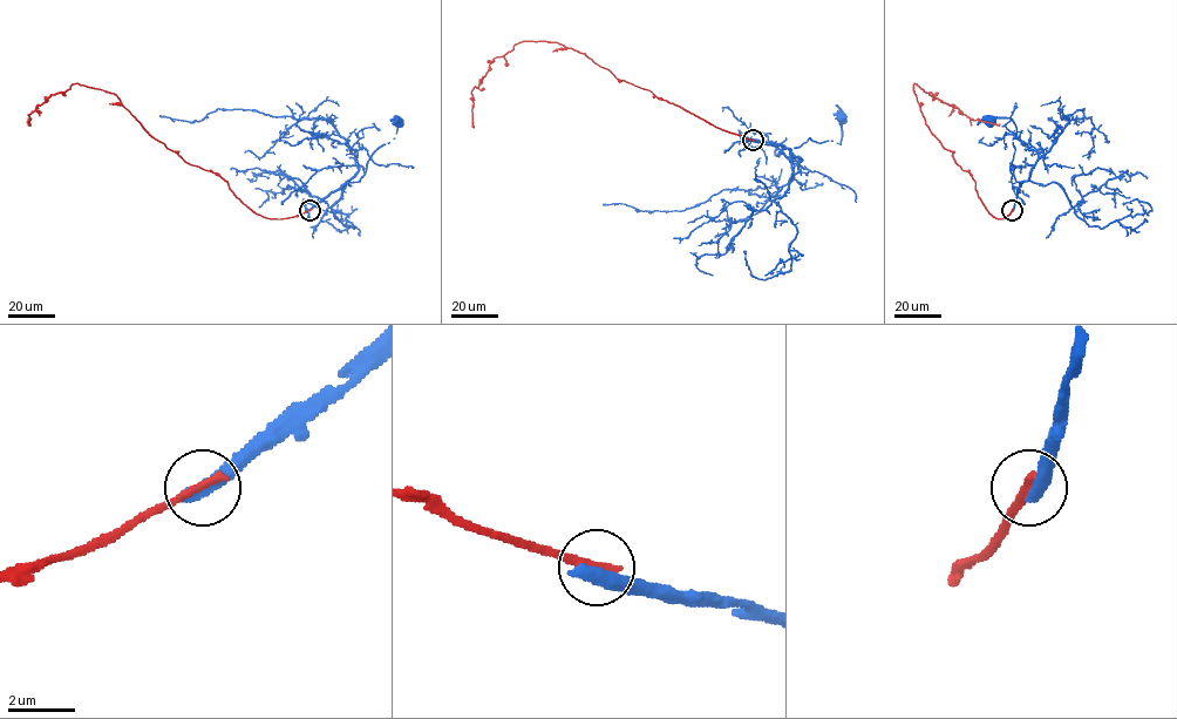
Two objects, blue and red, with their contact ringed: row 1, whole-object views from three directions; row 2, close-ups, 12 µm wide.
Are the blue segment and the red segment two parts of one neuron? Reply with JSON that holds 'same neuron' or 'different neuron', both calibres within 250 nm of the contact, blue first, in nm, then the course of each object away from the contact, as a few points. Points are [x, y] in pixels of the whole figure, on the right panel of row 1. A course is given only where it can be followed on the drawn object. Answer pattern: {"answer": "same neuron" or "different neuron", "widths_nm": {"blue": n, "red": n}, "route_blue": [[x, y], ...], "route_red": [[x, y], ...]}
{"answer": "different neuron", "widths_nm": {"blue": 500, "red": 320}, "route_blue": [[1012, 210], [1021, 183], [1009, 170], [1015, 126], [1009, 119], [994, 117], [990, 122]], "route_red": [[1012, 210], [998, 219], [986, 209], [972, 175], [926, 126], [913, 85], [954, 104], [961, 114], [999, 124]]}

